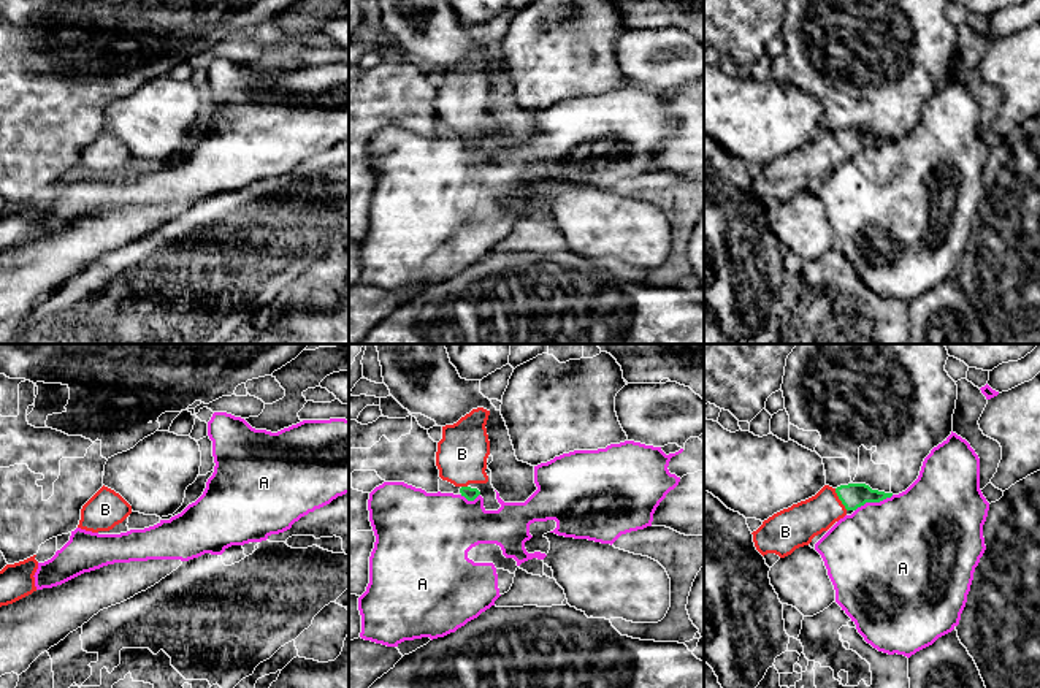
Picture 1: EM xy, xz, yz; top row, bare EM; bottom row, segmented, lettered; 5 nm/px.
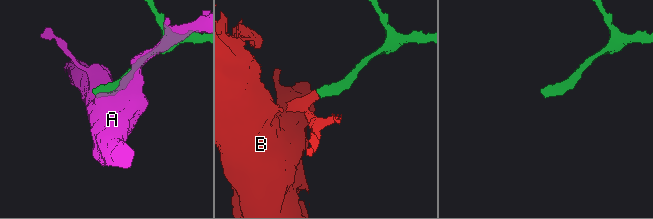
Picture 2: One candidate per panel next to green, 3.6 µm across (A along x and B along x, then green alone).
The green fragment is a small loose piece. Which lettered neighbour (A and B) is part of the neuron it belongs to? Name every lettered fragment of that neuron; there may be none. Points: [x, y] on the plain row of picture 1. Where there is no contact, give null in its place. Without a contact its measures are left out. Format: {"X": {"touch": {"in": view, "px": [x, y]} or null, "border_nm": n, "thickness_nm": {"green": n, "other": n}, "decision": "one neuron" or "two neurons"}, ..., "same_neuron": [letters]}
{"A": {"touch": {"in": "yz", "px": [874, 146]}, "border_nm": 220, "thickness_nm": {"green": 130, "other": 480}, "decision": "two neurons"}, "B": {"touch": {"in": "yz", "px": [839, 143]}, "border_nm": 130, "thickness_nm": {"green": 130, "other": 200}, "decision": "one neuron"}, "same_neuron": ["B"]}

